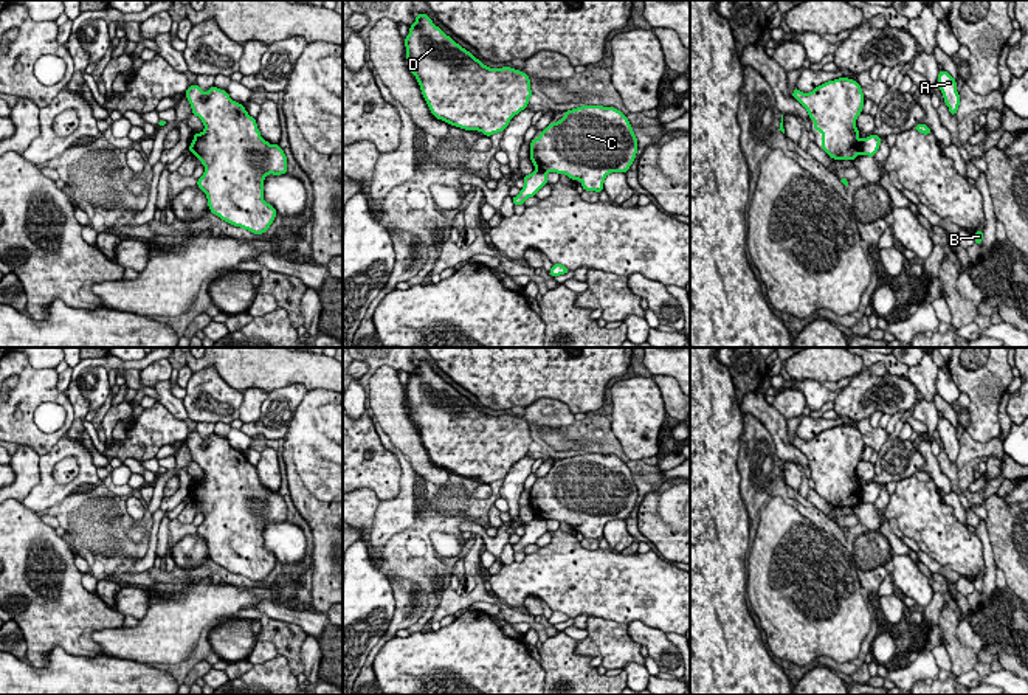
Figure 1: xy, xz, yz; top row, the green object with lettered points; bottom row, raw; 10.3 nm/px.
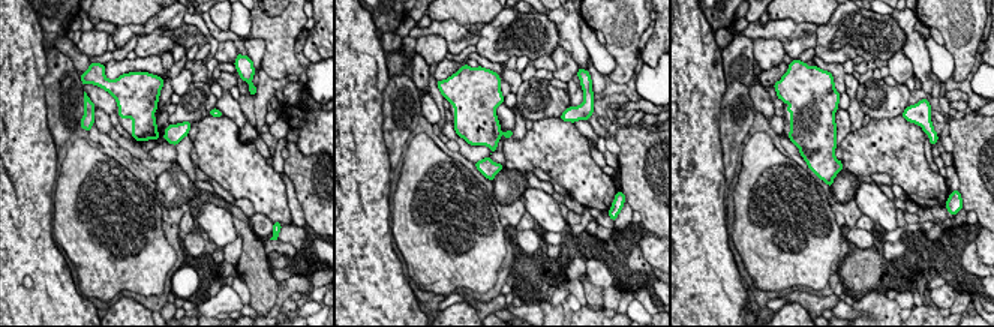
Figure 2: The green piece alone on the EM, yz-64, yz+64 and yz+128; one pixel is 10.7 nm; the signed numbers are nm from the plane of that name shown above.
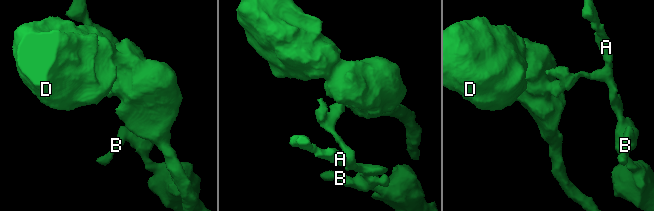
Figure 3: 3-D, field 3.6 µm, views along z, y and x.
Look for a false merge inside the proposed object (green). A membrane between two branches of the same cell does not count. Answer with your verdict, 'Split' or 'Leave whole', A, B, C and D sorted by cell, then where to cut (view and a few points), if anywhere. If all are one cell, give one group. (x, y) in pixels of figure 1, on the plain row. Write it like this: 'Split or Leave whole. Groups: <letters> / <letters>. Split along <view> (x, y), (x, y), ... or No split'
Split. Groups: A B / C D. Split along yz (859, 487), (861, 500)

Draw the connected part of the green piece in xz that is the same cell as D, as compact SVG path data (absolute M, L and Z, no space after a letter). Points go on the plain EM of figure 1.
M425 360L416 363L405 394L431 461L451 473L485 484L504 479L533 442L526 420L484 413Z

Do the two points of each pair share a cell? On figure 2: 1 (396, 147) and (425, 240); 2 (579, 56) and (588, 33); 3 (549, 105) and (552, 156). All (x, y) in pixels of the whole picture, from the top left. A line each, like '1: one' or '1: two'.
1: two
2: two
3: two

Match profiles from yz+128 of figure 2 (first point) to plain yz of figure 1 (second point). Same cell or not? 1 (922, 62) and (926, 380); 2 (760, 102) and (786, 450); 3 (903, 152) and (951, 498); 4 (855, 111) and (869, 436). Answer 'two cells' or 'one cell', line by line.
1: one cell
2: two cells
3: two cells
4: one cell

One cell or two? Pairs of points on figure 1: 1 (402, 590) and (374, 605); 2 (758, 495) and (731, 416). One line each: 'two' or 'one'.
1: two
2: two

